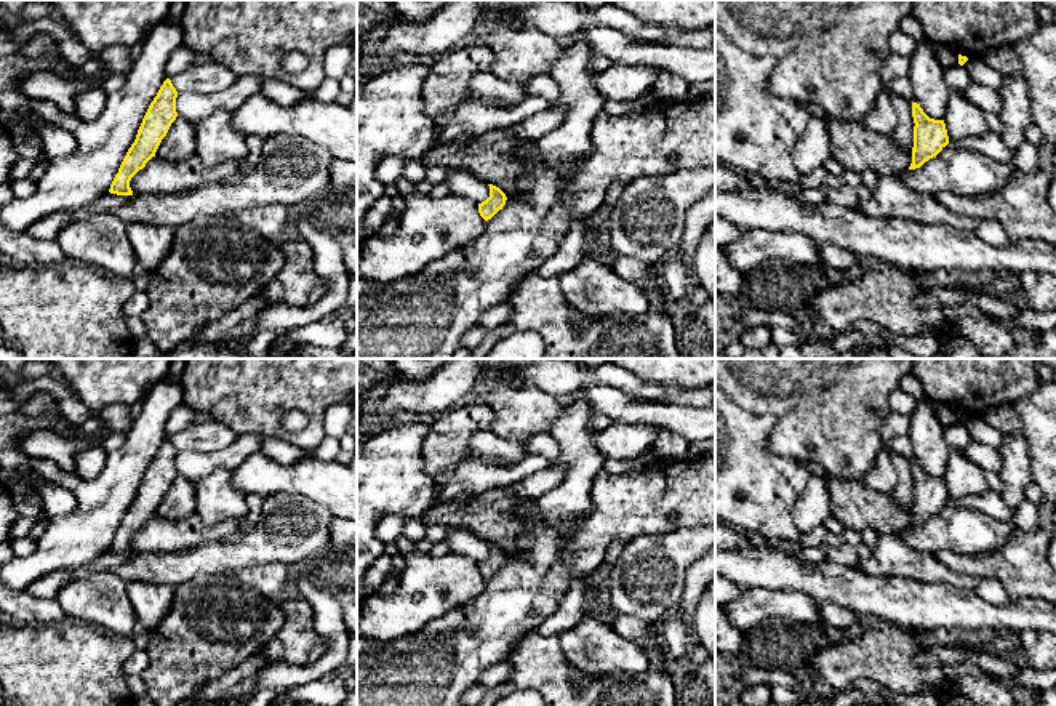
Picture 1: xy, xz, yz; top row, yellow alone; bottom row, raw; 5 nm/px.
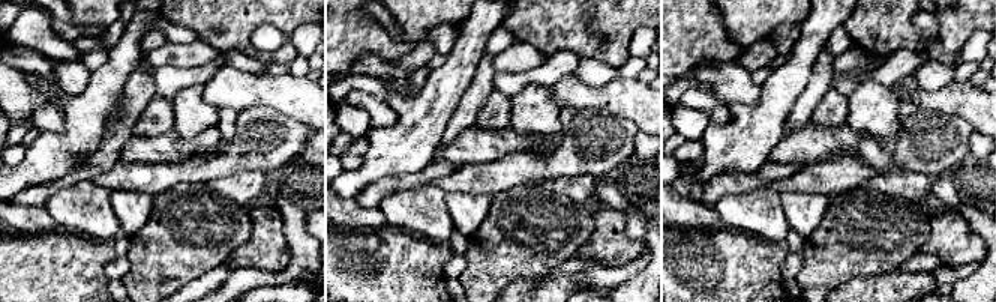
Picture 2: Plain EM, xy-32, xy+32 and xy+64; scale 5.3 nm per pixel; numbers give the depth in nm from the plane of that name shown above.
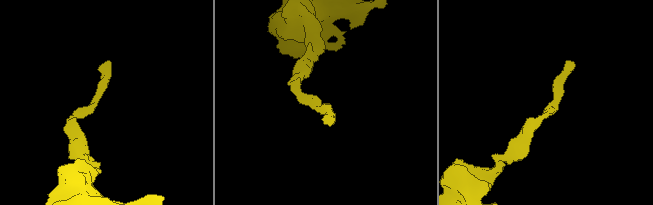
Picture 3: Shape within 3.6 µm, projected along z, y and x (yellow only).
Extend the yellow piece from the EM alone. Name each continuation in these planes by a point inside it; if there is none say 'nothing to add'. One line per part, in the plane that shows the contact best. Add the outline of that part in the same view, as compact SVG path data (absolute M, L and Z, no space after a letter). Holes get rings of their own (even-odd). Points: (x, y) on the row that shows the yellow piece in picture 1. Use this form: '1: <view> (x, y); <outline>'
nothing to add

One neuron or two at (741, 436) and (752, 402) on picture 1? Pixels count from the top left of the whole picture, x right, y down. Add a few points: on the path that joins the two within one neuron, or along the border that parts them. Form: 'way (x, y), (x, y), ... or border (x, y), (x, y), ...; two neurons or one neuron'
border (732, 397), (738, 405), (767, 415); two neurons

